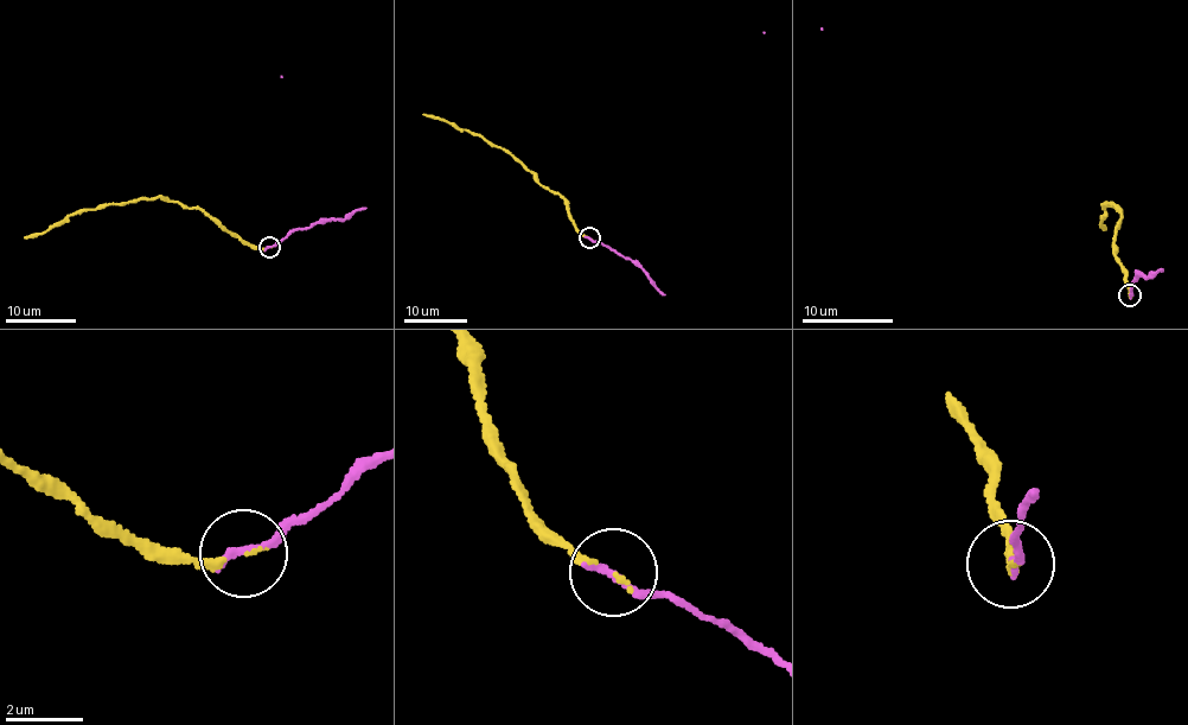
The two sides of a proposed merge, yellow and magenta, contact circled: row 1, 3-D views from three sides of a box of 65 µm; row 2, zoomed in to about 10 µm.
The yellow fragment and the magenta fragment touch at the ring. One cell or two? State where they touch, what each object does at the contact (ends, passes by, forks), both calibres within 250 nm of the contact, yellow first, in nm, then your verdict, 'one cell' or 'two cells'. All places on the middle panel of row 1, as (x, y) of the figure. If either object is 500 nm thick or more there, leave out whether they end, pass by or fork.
(589, 237) | yellow ends | magenta ends | 150/240 nm | one cell

